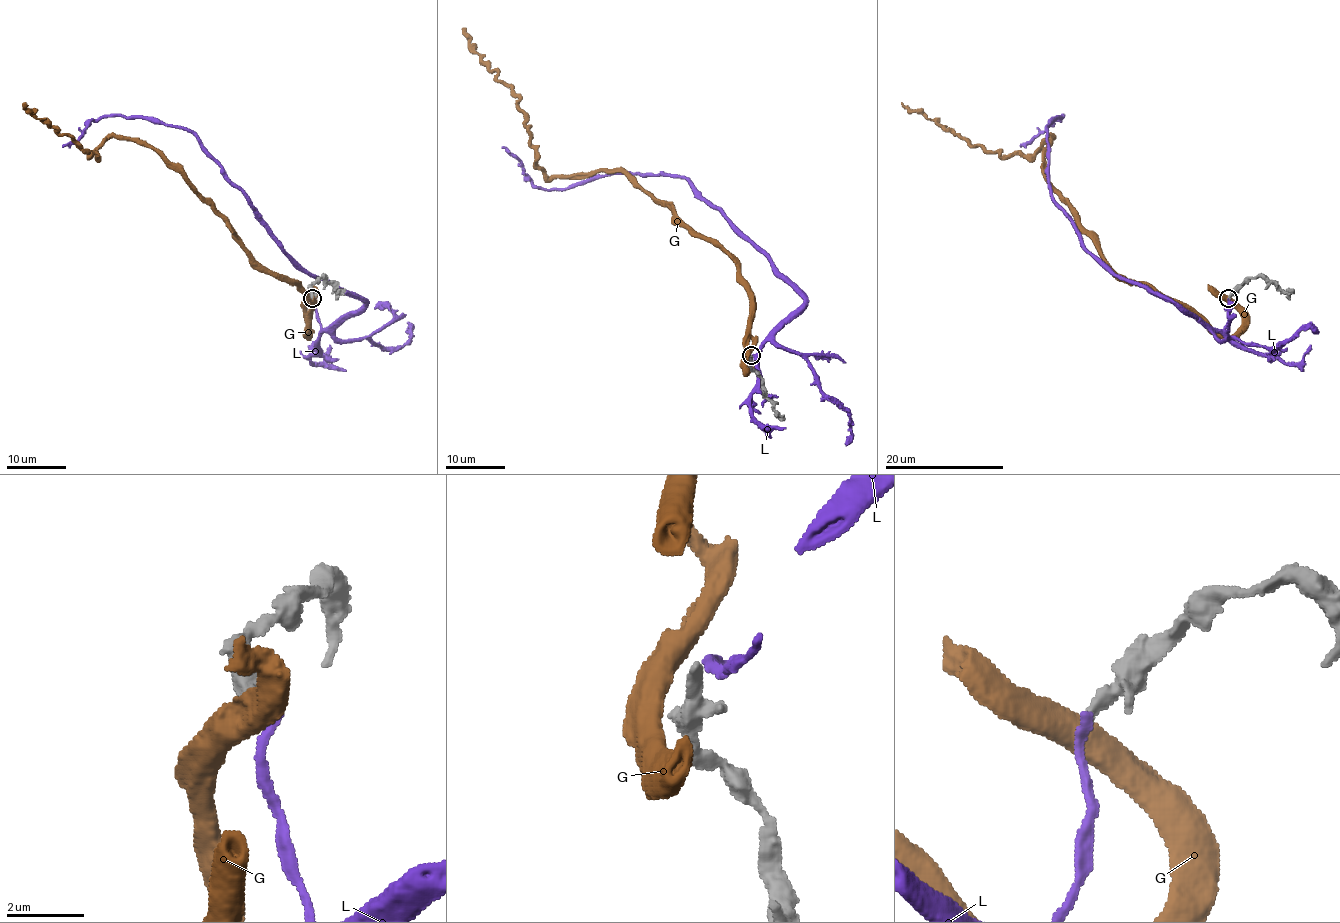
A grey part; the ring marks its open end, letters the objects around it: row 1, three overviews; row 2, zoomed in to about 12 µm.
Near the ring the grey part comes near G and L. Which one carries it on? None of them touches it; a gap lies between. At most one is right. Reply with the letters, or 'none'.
none

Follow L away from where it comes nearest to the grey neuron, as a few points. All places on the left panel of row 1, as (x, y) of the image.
L: (314, 299), (322, 330), (364, 303), (308, 275), (190, 131), (125, 115), (100, 117), (63, 145)

